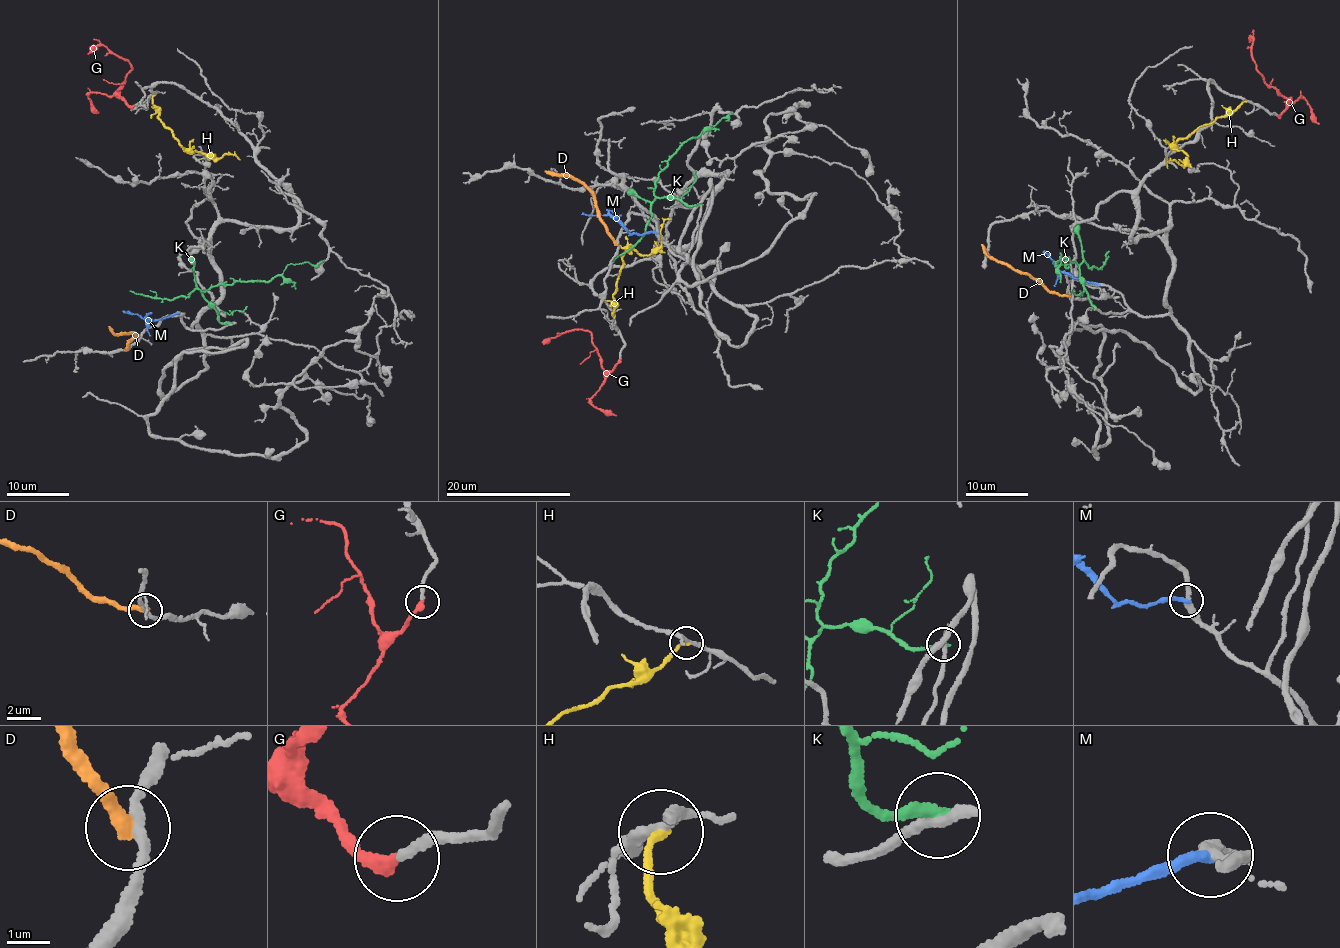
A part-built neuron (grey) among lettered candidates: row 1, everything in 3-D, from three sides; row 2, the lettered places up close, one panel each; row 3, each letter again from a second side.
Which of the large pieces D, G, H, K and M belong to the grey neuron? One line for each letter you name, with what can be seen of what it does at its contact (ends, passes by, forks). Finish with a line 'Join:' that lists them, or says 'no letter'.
G: it ends
Join: G

